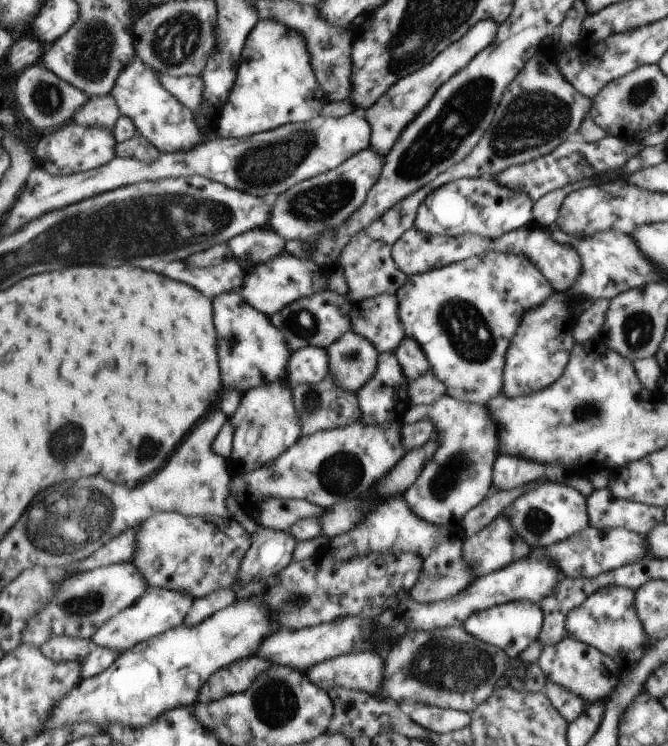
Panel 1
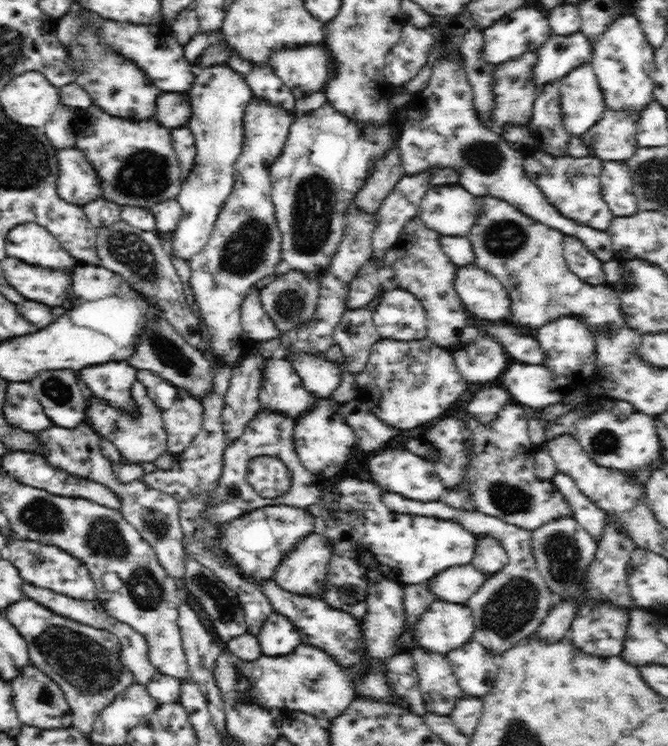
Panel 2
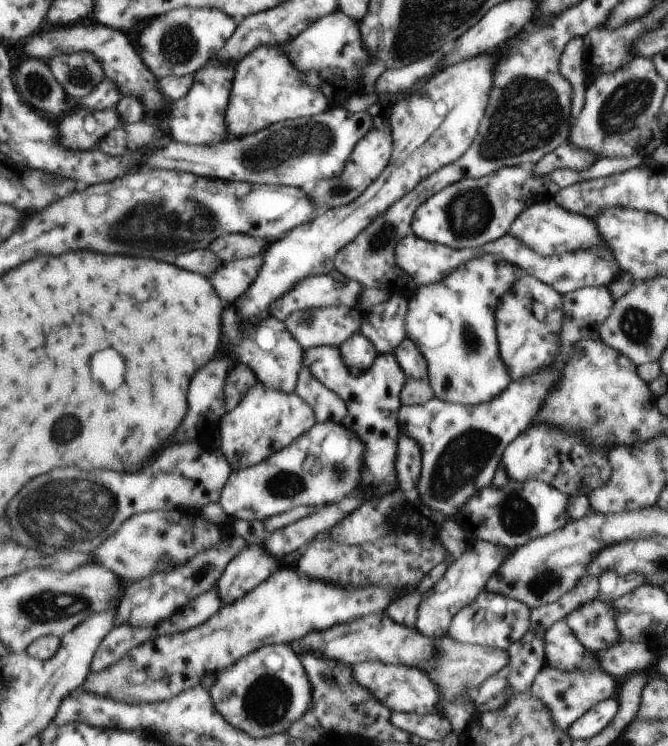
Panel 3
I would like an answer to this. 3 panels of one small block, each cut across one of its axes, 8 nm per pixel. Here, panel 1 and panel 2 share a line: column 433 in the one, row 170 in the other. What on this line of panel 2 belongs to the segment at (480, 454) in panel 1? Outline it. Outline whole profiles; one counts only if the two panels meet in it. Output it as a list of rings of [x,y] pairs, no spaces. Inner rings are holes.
[[[448,32],[443,36],[441,52],[444,56],[436,59],[432,66],[432,76],[428,82],[428,86],[421,91],[417,96],[418,107],[426,112],[422,118],[416,120],[408,120],[403,127],[400,128],[400,134],[396,145],[400,151],[400,161],[402,161],[402,169],[405,175],[415,175],[427,168],[454,168],[458,170],[460,176],[460,184],[464,184],[464,188],[468,188],[468,192],[472,192],[474,196],[504,196],[505,201],[512,203],[516,208],[519,208],[524,214],[530,218],[553,228],[560,230],[566,236],[576,236],[584,246],[596,255],[602,262],[616,258],[615,250],[612,246],[612,239],[606,232],[600,229],[589,227],[588,225],[576,224],[574,220],[565,217],[548,199],[544,193],[538,188],[528,176],[526,176],[523,164],[525,161],[526,152],[513,149],[500,134],[494,134],[483,126],[483,122],[479,121],[476,109],[473,103],[473,90],[468,81],[465,67],[460,62],[460,44],[462,36],[454,35]]]

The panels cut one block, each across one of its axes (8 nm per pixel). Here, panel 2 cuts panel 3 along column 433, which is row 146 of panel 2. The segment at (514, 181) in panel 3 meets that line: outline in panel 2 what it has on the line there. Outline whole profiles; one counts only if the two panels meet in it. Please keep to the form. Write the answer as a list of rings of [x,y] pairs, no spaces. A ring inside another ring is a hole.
[[[228,64],[208,65],[195,71],[196,78],[188,90],[191,111],[186,126],[194,135],[195,167],[183,179],[177,196],[183,215],[171,236],[171,252],[189,261],[198,254],[212,234],[217,216],[235,183],[235,162],[243,147],[243,118],[251,103],[252,89],[236,69]]]

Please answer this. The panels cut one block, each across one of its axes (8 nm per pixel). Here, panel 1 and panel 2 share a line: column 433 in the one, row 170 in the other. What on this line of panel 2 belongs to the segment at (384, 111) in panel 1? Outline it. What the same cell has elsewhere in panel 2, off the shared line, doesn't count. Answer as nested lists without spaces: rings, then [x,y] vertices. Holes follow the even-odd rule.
[[[58,149],[58,180],[56,191],[60,198],[68,203],[84,206],[88,202],[100,199],[103,188],[99,182],[99,172],[92,168],[82,149]]]

